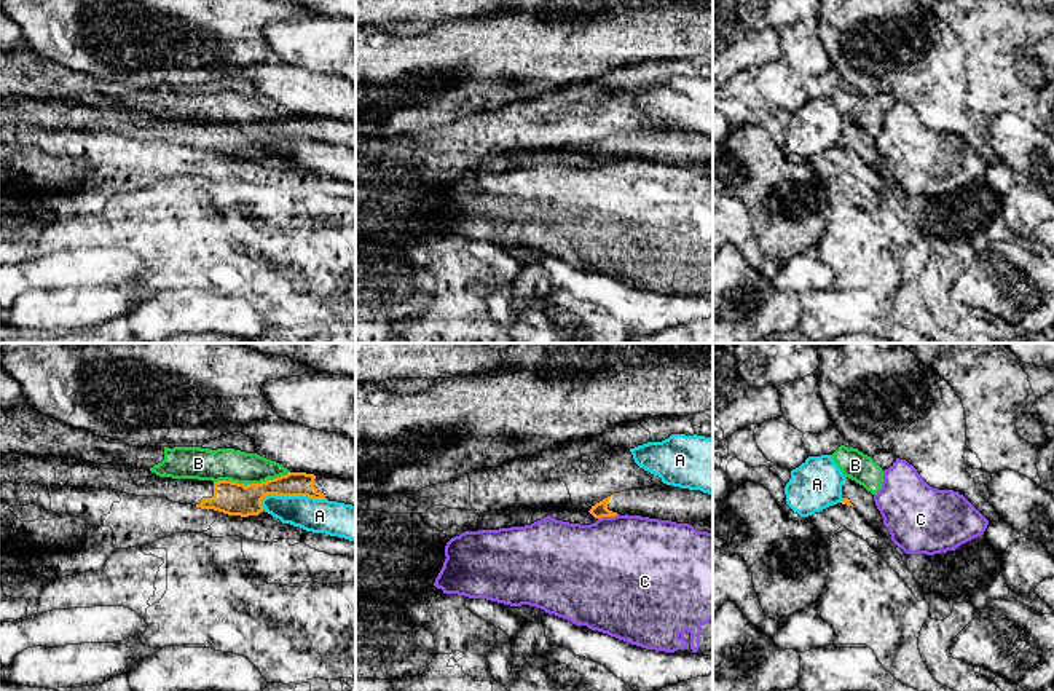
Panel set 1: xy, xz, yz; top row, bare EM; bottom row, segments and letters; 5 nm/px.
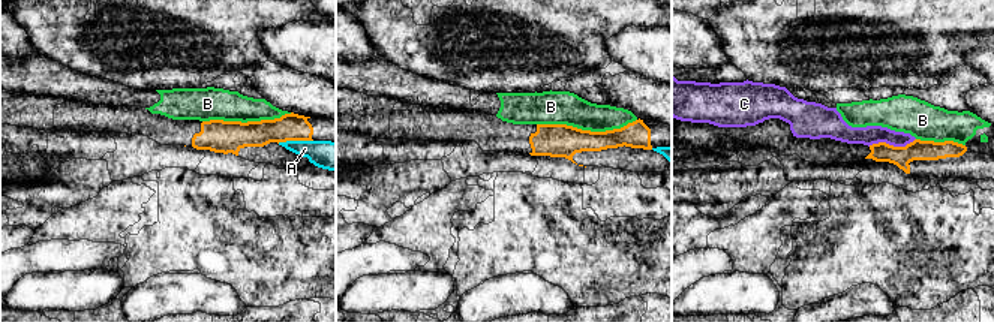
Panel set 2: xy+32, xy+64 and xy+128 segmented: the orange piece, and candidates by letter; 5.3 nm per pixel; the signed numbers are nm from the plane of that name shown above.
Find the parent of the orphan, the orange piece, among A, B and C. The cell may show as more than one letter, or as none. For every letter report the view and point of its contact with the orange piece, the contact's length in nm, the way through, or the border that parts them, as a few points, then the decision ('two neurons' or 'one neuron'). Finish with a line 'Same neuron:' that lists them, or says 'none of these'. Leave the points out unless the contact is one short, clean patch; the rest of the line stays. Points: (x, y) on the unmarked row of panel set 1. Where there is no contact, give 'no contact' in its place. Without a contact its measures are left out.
A: meets orange in xy at (291, 138); contact 340 nm long; two neurons
B: meets orange in xy at (270, 122); contact 220 nm long; two neurons
C: meets orange in xz at (608, 158); contact 110 nm long; two neurons
Same neuron: none of these

